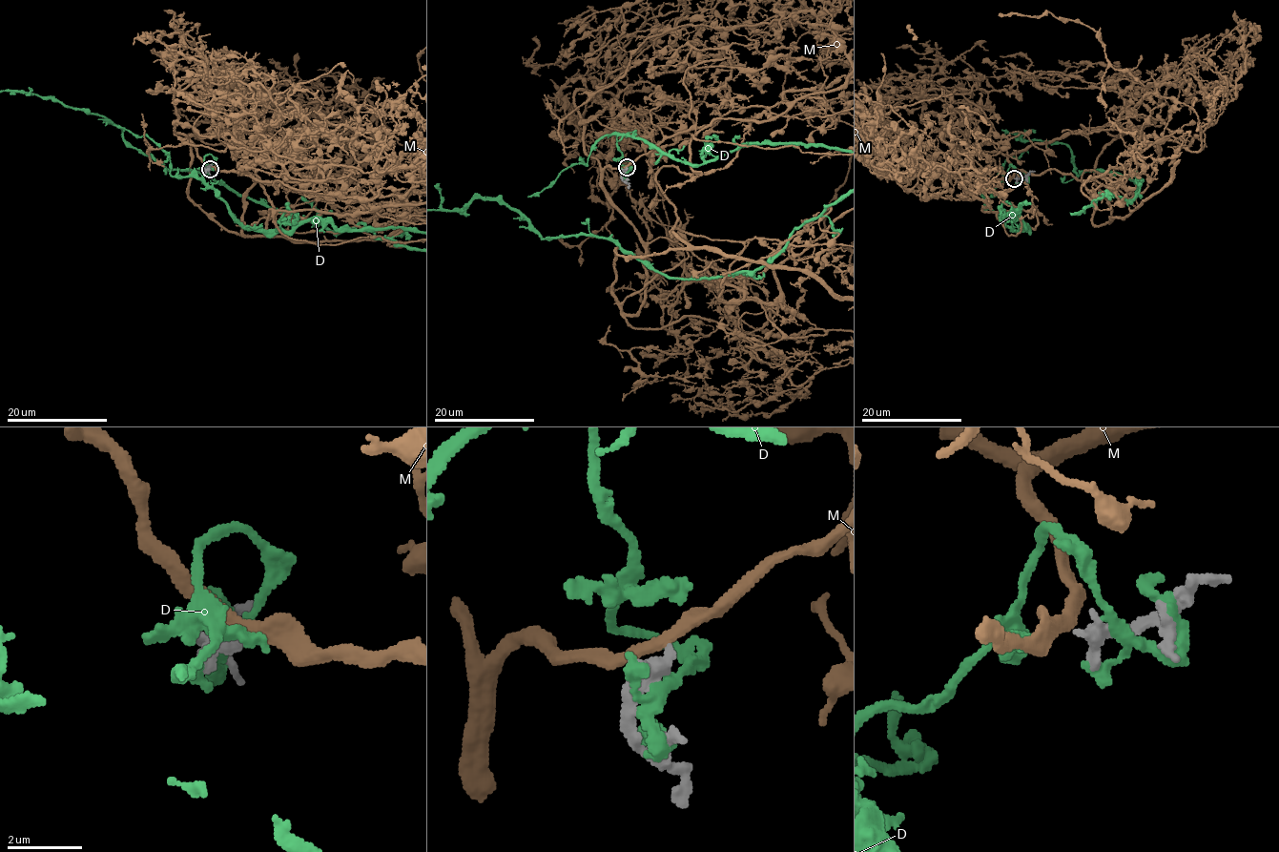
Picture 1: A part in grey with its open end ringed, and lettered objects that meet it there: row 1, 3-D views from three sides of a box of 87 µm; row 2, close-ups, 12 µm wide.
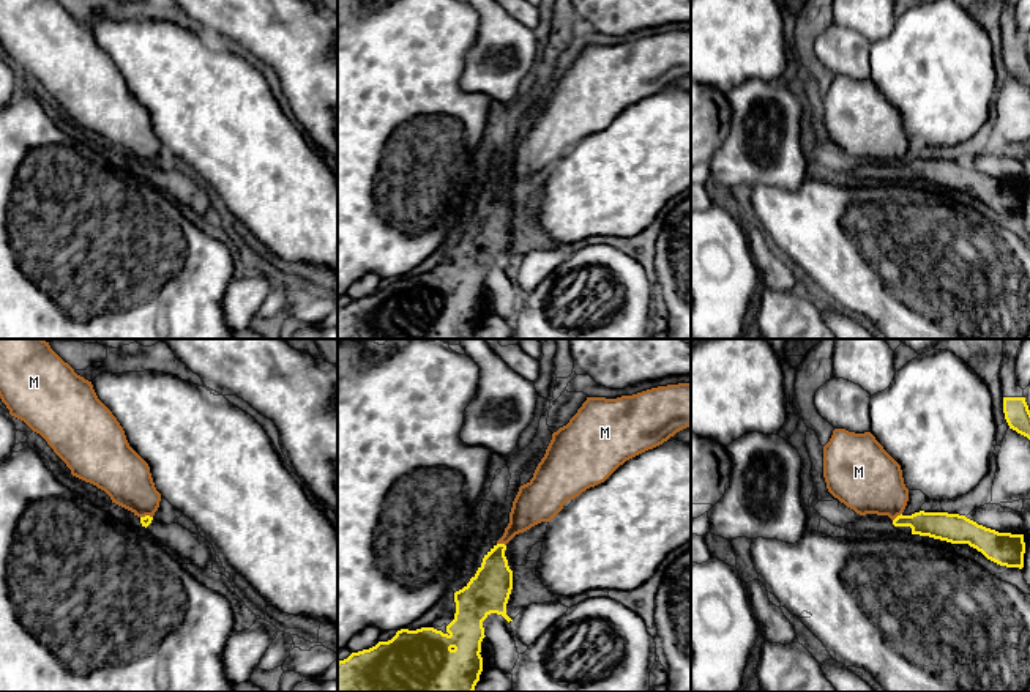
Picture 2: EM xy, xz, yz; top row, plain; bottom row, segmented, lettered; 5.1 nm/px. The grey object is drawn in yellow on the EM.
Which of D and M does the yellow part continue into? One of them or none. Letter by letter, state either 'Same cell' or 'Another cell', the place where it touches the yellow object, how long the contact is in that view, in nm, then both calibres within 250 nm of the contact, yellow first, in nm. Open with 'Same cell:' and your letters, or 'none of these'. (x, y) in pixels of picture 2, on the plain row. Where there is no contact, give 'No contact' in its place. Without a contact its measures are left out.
Same cell: none of these
D: Another cell. No contact
M: Another cell. Touches yellow at xz (502, 191). Shared border 50 nm. Thickness 220 nm (yellow) against 190 nm

